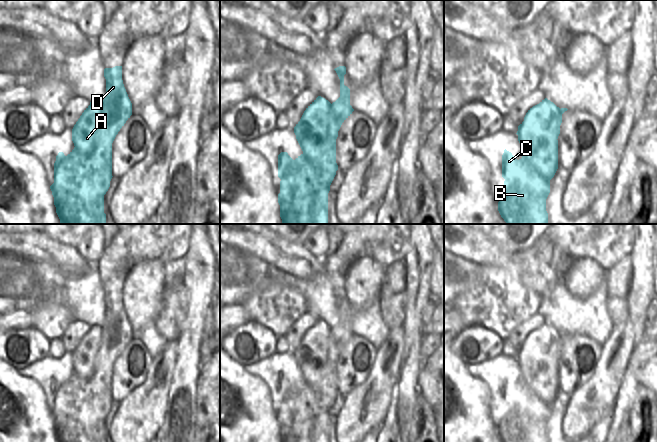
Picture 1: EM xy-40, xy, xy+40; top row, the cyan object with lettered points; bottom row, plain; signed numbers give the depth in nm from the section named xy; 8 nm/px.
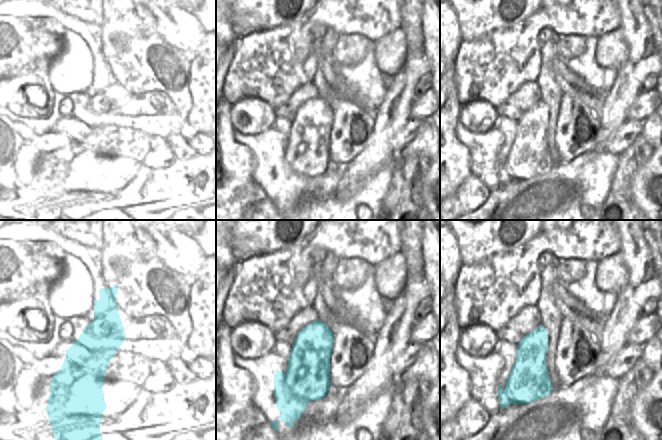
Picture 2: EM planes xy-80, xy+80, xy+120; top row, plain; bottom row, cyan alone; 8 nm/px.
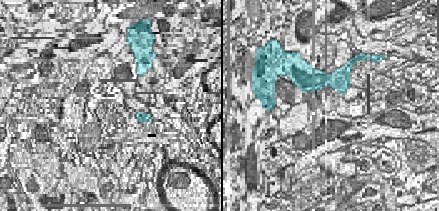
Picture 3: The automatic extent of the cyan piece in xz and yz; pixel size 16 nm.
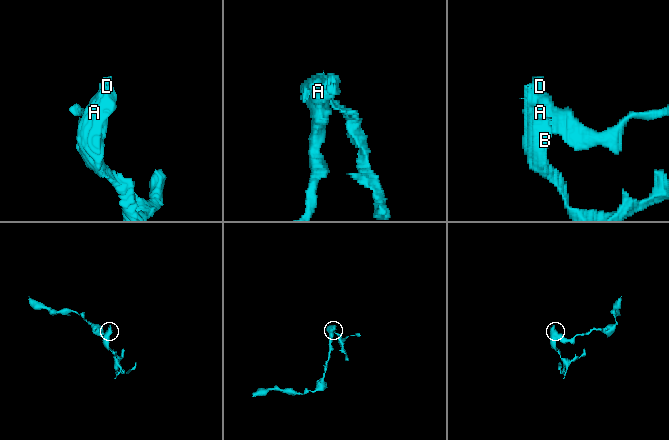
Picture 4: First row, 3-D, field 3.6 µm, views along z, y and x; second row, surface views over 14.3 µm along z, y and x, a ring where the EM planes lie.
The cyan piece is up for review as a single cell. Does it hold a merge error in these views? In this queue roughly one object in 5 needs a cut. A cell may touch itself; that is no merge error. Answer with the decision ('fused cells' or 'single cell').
fused cells

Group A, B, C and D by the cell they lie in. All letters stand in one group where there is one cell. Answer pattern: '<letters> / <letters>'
A / B C D

